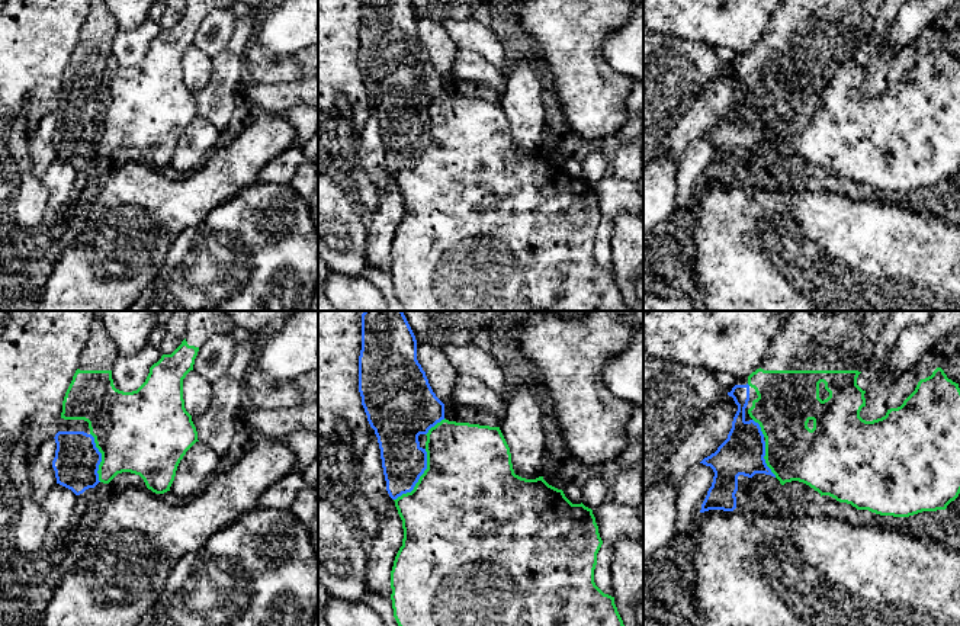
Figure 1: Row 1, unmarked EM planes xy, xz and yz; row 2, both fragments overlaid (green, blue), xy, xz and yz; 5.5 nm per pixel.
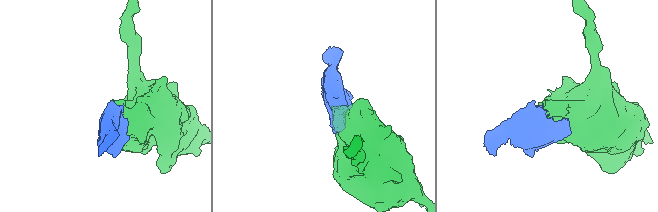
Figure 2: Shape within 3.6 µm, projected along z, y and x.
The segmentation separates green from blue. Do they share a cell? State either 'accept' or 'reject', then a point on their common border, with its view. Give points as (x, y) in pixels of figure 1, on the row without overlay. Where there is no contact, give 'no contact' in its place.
accept; contact xz (420, 153)

